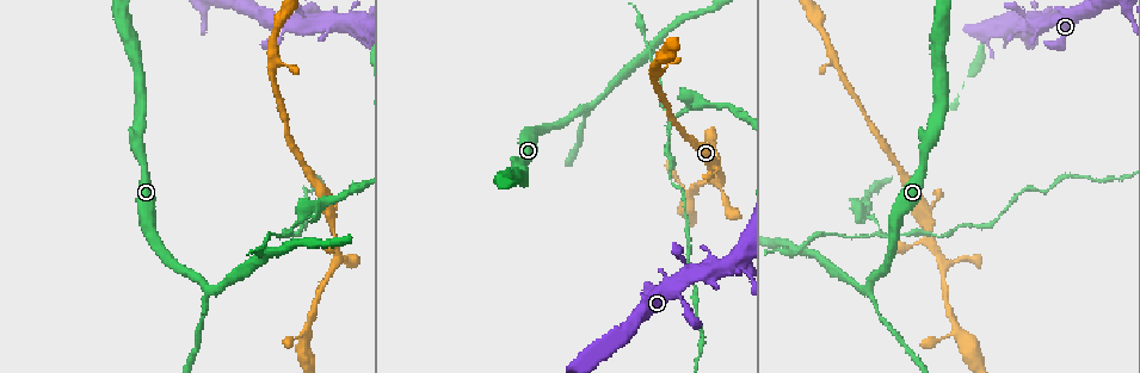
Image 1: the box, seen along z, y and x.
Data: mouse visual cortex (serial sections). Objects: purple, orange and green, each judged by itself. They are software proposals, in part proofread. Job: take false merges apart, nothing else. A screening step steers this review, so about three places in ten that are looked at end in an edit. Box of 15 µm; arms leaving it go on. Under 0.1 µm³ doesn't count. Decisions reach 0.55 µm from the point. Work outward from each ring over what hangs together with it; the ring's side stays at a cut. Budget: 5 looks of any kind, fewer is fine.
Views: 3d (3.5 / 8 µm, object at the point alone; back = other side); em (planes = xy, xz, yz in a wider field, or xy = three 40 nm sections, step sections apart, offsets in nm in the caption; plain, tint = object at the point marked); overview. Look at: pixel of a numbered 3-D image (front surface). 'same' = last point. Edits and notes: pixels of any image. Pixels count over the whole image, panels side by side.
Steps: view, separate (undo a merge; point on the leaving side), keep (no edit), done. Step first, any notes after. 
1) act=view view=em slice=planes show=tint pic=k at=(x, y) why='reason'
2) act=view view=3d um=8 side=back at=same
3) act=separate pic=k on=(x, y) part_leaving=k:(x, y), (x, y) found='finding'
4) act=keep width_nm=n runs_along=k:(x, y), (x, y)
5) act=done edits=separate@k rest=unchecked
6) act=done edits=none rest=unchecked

act=view view=3d um=3.5 pic=1 at=(870, 286) why='thick turns thin'

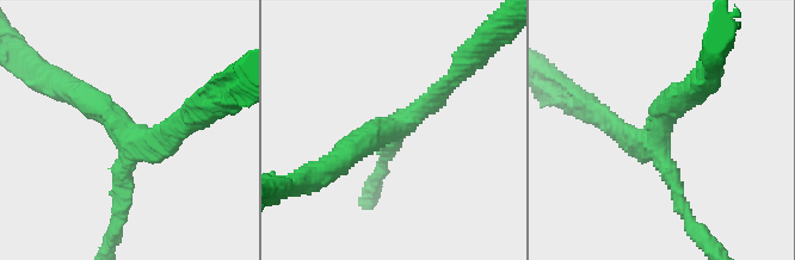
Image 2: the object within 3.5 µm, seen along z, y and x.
act=view view=em slice=xy step=5 show=plain pic=2 at=(132, 138)

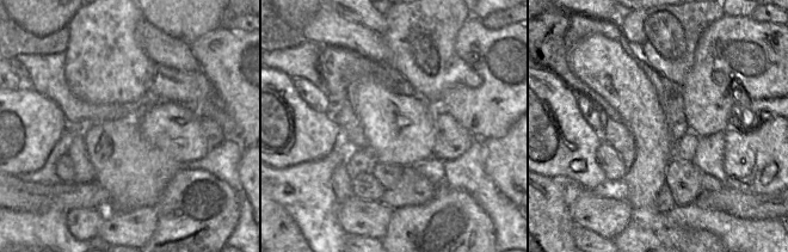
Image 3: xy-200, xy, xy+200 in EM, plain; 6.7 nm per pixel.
act=view view=em slice=xy step=5 show=tint at=same

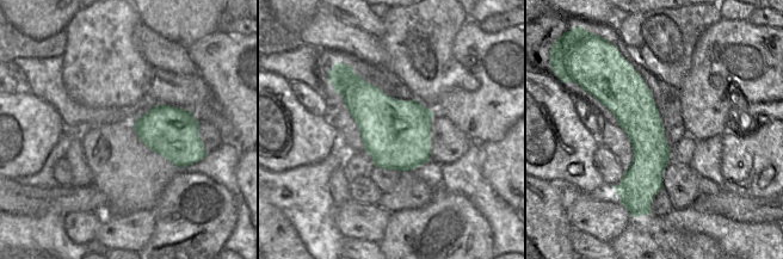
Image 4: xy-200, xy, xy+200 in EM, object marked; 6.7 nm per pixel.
act=keep runs_along=2:(341, 159), (421, 110), (458, 73) found='all the same cell'

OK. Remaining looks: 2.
act=view view=3d um=3.5 pic=1 at=(269, 249) why='side arm on a straight run'

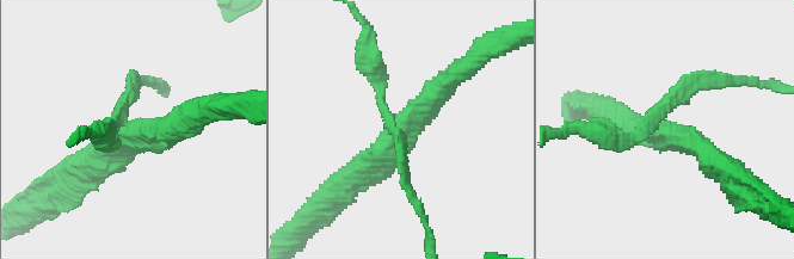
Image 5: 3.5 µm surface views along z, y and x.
act=view view=em slice=xy step=5 show=tint pic=5 at=(398, 124)

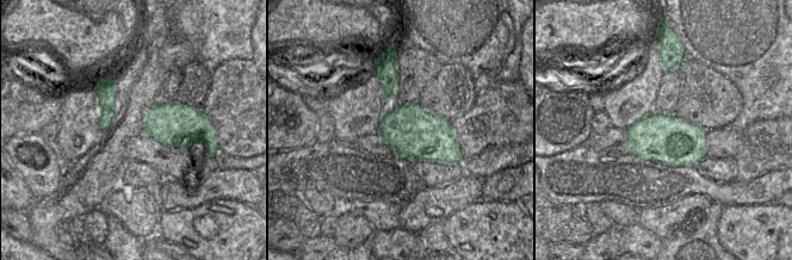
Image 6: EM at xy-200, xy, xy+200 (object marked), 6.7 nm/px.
act=separate pic=5 on=(381, 76) part_leaving=5:(657, 122), (696, 82), (749, 82) found='two cells meet here'

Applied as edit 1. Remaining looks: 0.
act=done edits=separate@5 rest=unchecked

